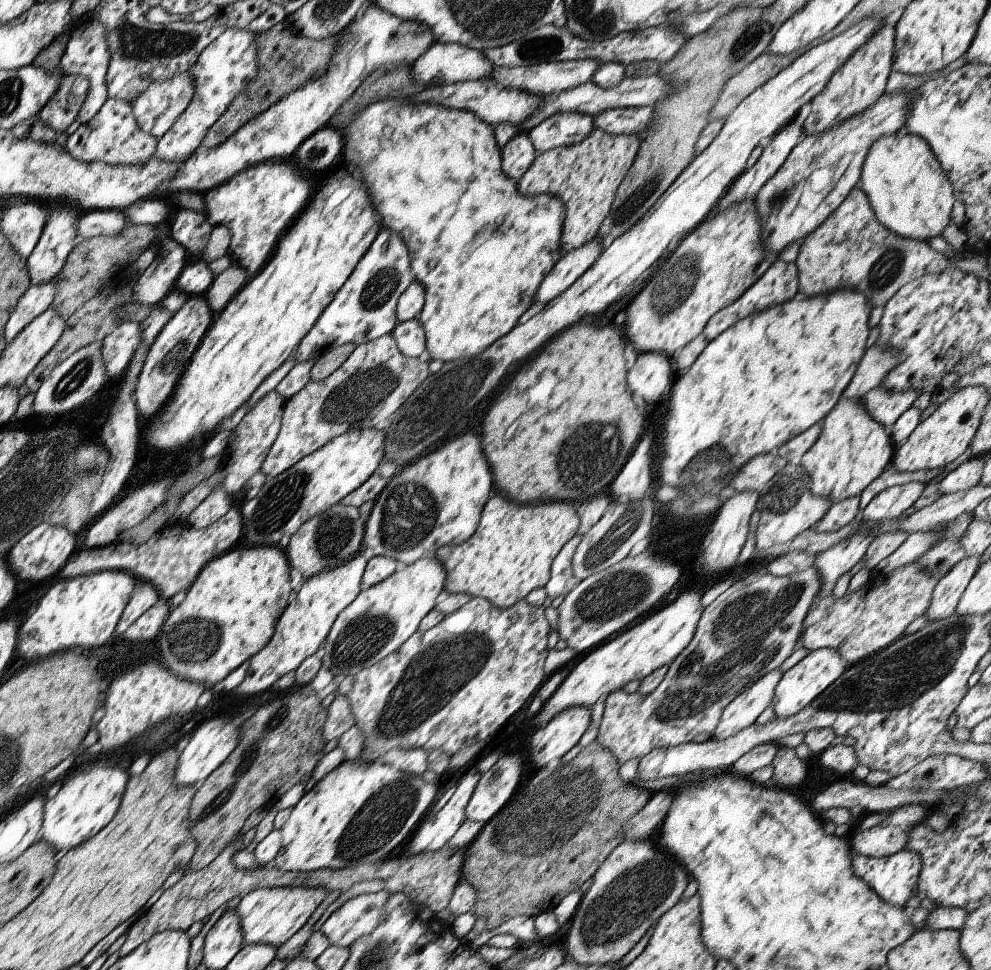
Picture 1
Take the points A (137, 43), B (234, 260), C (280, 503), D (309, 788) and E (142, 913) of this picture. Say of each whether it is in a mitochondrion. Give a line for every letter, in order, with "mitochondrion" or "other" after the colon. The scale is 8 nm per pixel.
A: mitochondrion
B: other
C: mitochondrion
D: other
E: other

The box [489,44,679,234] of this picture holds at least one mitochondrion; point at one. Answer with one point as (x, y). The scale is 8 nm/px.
(628, 208)

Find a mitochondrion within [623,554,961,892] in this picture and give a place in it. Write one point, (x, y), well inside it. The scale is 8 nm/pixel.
(743, 640)

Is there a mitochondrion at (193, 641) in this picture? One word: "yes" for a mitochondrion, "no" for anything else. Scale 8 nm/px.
yes

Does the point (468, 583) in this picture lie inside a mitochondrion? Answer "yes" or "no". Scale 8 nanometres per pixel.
no

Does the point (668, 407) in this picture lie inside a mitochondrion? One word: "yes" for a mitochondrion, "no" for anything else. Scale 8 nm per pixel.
no

